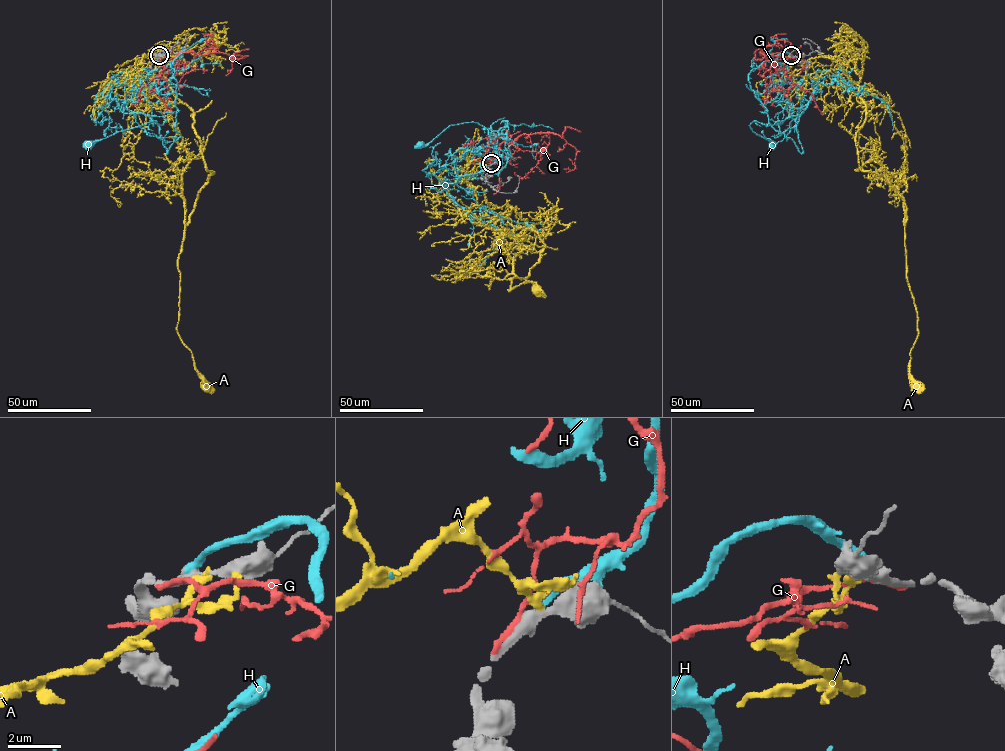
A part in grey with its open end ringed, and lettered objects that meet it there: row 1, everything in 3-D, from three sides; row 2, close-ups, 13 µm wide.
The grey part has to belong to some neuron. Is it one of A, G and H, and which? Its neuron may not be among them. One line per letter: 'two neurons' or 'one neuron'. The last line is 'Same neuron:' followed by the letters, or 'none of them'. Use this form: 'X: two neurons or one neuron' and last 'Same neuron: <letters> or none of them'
A: two neurons
G: two neurons
H: one neuron
Same neuron: H

